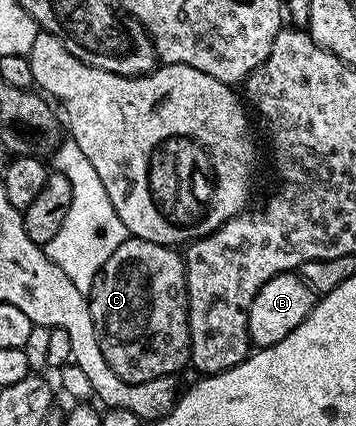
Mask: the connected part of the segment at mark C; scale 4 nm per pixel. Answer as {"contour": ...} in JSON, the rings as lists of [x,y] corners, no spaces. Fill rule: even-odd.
{"contour":[[[128,236],[101,267],[89,300],[101,355],[105,355],[109,367],[113,367],[123,381],[141,385],[149,379],[170,377],[178,374],[178,369],[188,368],[191,336],[187,318],[187,268],[183,266],[183,257],[178,248]]]}

